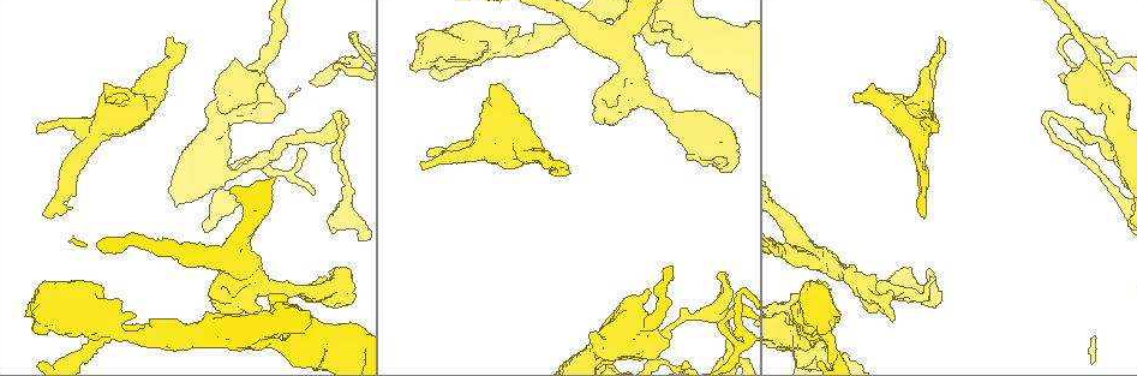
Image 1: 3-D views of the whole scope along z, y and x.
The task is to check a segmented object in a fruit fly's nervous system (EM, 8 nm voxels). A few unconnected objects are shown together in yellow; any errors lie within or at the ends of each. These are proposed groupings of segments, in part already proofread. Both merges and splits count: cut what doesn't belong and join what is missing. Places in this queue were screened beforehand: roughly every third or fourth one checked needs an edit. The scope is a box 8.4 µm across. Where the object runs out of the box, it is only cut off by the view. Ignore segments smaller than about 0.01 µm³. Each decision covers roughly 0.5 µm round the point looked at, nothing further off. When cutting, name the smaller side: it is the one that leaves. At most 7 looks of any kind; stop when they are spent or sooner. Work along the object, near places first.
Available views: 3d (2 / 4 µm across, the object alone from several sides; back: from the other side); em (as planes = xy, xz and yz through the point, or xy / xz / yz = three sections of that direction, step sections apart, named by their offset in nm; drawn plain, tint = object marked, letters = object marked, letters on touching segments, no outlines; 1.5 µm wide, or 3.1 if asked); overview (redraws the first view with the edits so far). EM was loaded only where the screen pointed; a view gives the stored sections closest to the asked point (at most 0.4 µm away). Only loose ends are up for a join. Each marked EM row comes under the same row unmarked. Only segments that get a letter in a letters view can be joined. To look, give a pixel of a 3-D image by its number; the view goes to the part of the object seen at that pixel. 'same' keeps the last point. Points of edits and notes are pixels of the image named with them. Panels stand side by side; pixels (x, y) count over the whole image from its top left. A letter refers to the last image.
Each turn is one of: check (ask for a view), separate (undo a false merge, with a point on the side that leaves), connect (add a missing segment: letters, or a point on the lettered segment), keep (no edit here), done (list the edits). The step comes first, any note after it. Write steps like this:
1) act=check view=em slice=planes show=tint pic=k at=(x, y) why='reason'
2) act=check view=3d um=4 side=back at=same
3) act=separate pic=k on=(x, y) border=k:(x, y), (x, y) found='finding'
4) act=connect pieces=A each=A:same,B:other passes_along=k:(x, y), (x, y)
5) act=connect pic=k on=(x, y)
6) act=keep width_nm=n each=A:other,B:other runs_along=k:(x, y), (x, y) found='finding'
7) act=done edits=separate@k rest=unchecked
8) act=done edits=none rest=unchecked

act=check view=3d um=2 pic=1 at=(934, 131) why='free end'

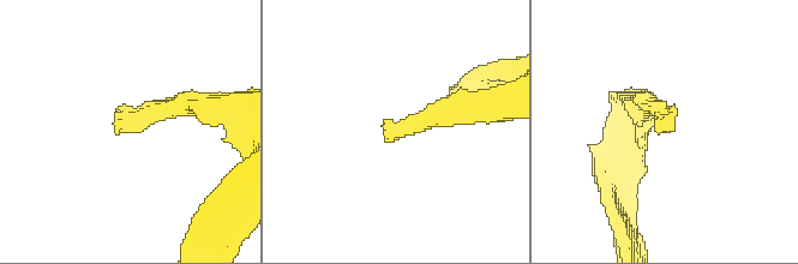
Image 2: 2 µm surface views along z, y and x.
act=check view=em slice=xy step=4 show=tint pic=2 at=(386, 125) why='need the tissue'

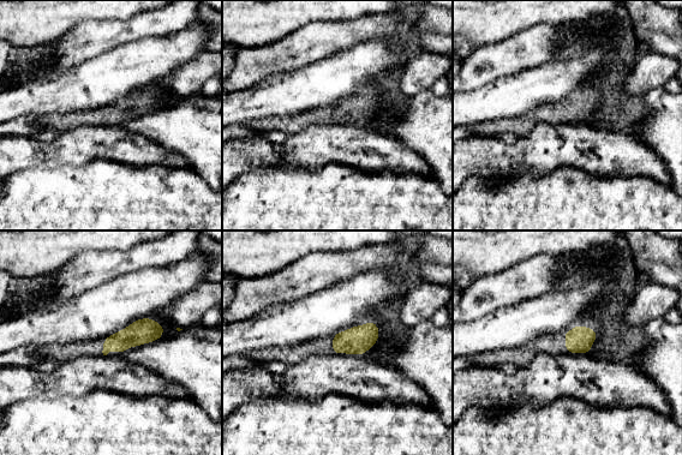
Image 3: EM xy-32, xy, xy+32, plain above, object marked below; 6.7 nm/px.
act=check view=em slice=planes show=letters at=same why='cut it another way'

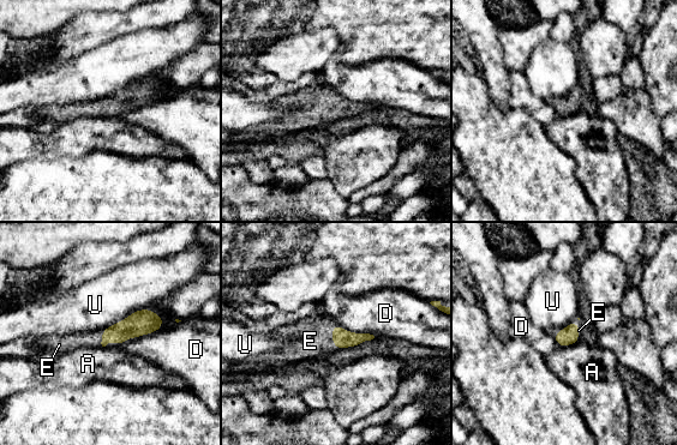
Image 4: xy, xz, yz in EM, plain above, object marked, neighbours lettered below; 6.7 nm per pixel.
act=connect pieces=E each=A:other,D:other,E:same,U:other passes_along=4:(341, 338), (333, 342), (310, 341) found='the neuron continues'

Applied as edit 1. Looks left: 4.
act=check view=em slice=xy step=8 show=letters pic=1 at=(926, 212) why='an open end'

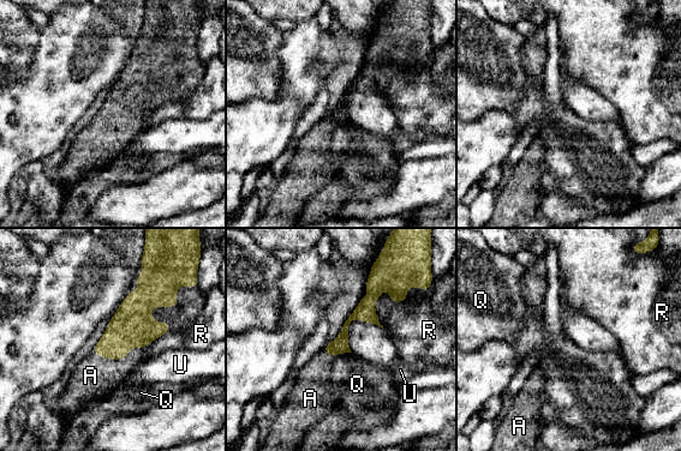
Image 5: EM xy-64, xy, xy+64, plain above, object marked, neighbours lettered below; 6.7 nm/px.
act=check view=em slice=planes show=letters at=same why='another direction'

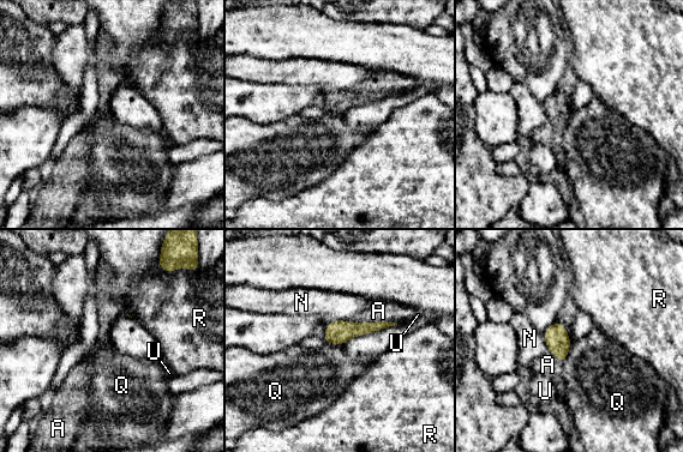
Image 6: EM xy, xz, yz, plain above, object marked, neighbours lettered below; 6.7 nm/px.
act=connect pieces=A each=A:same,N:other,Q:other,R:other,U:other found='the neuron continues'

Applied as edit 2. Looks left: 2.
act=done edits=connect@4,connect@6 rest=unchecked

